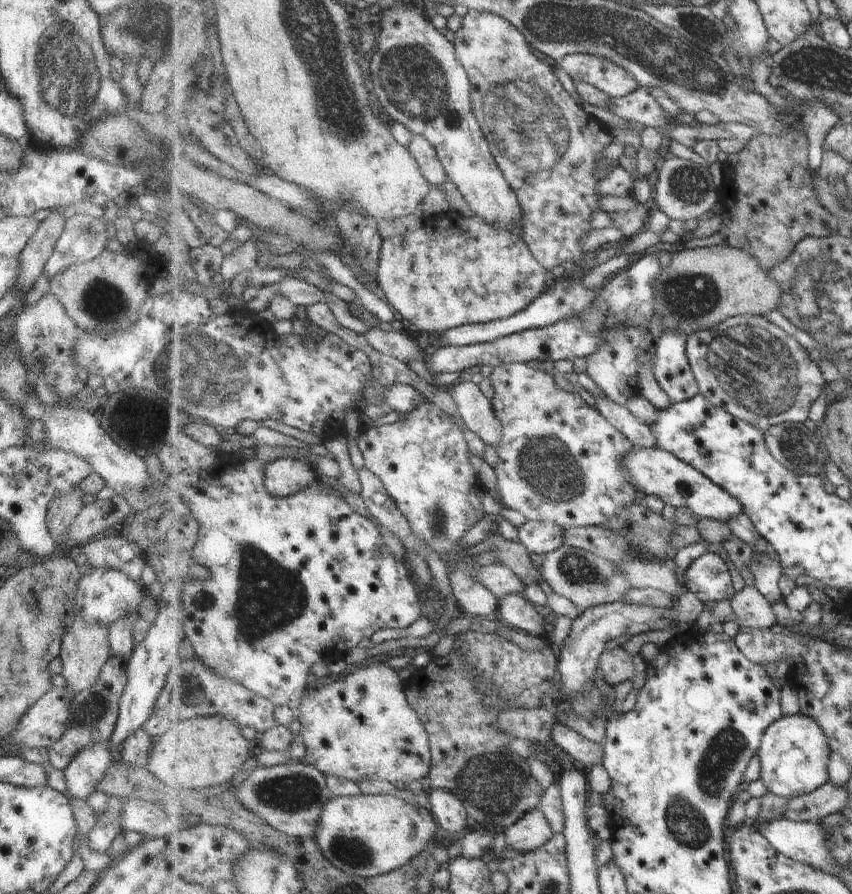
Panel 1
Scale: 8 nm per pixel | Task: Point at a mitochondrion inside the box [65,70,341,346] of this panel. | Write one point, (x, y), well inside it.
(104, 302)

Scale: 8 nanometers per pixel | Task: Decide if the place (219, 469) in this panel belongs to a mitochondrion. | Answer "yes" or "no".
no

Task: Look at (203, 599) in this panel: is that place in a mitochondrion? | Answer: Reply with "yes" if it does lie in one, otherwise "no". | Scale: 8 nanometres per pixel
yes

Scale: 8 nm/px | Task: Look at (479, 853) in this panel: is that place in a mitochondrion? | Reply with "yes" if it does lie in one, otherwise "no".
no

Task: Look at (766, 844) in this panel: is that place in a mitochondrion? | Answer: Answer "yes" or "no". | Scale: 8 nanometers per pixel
no

